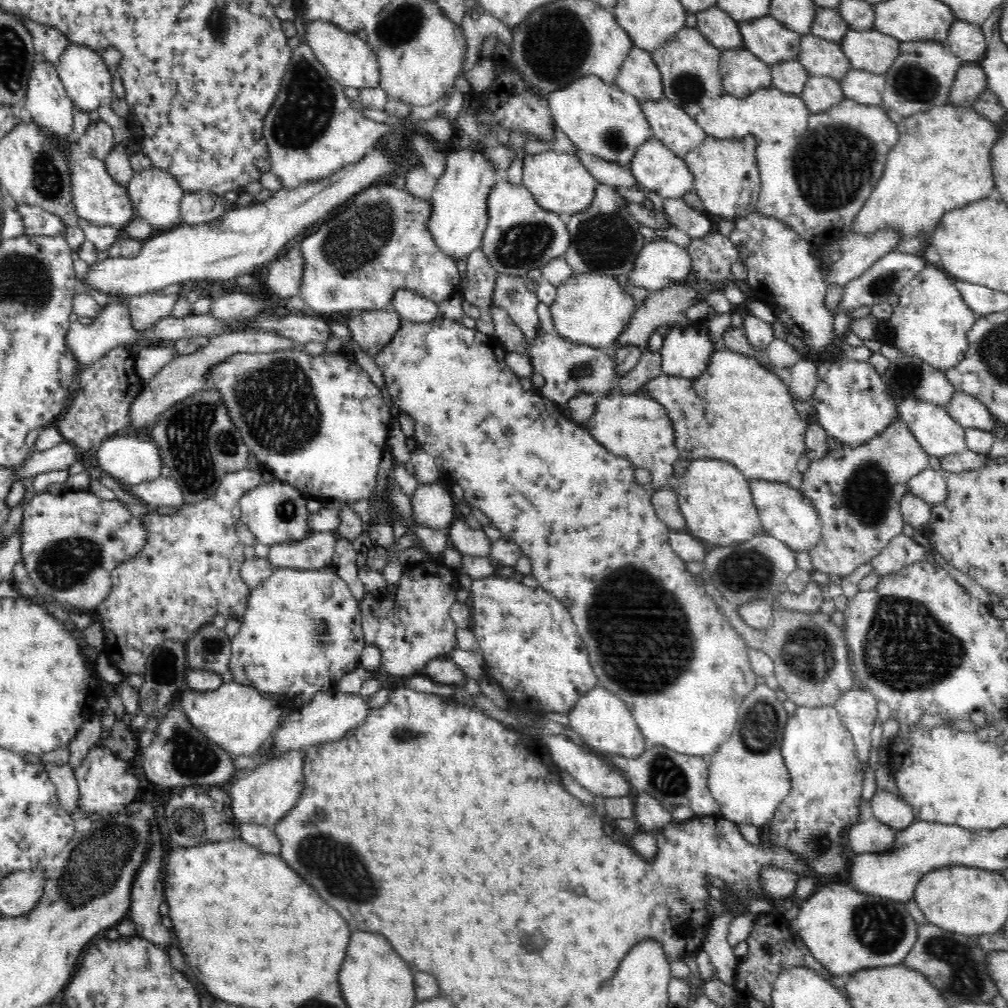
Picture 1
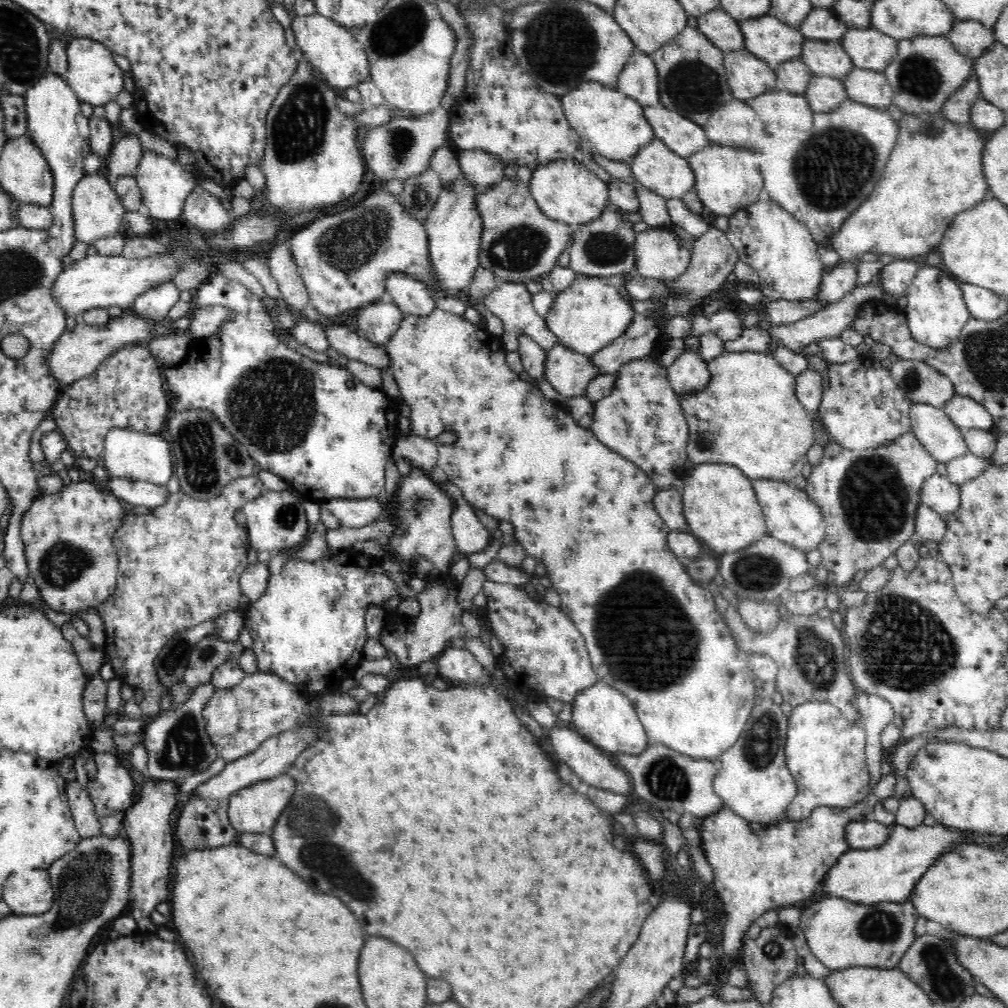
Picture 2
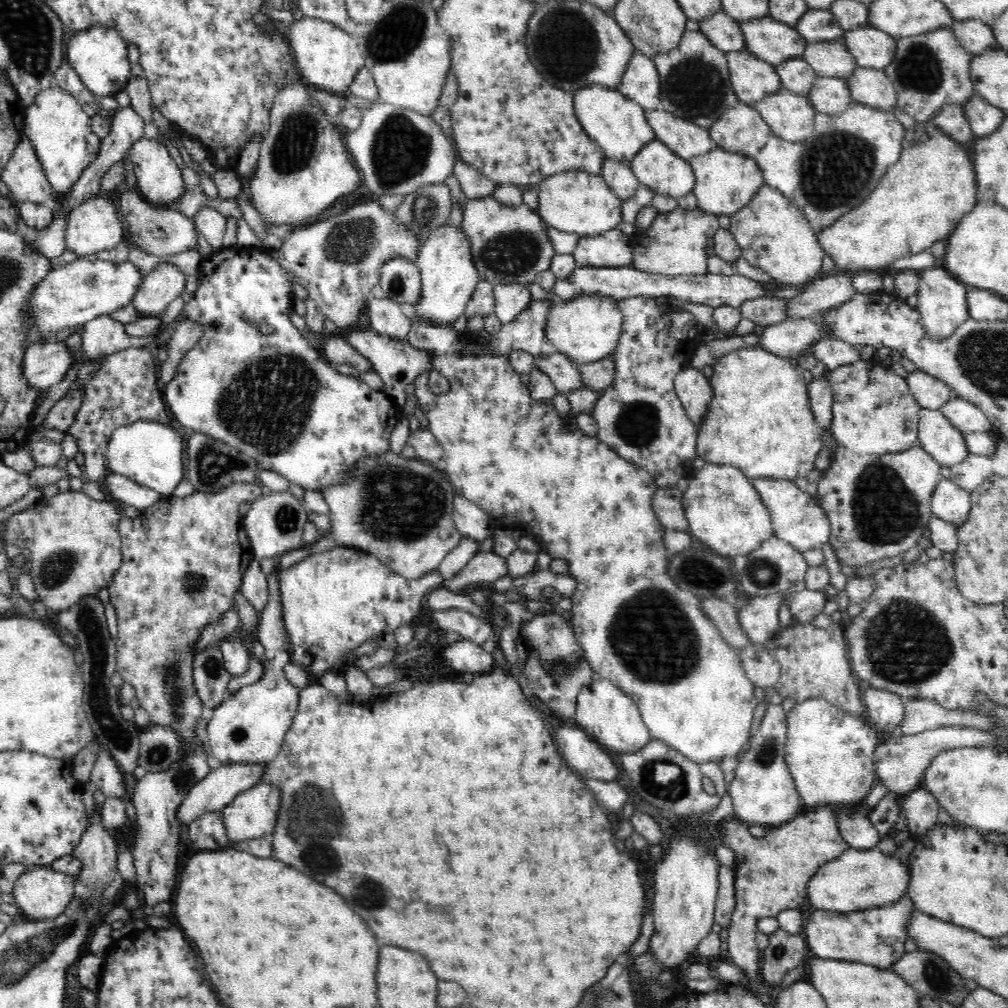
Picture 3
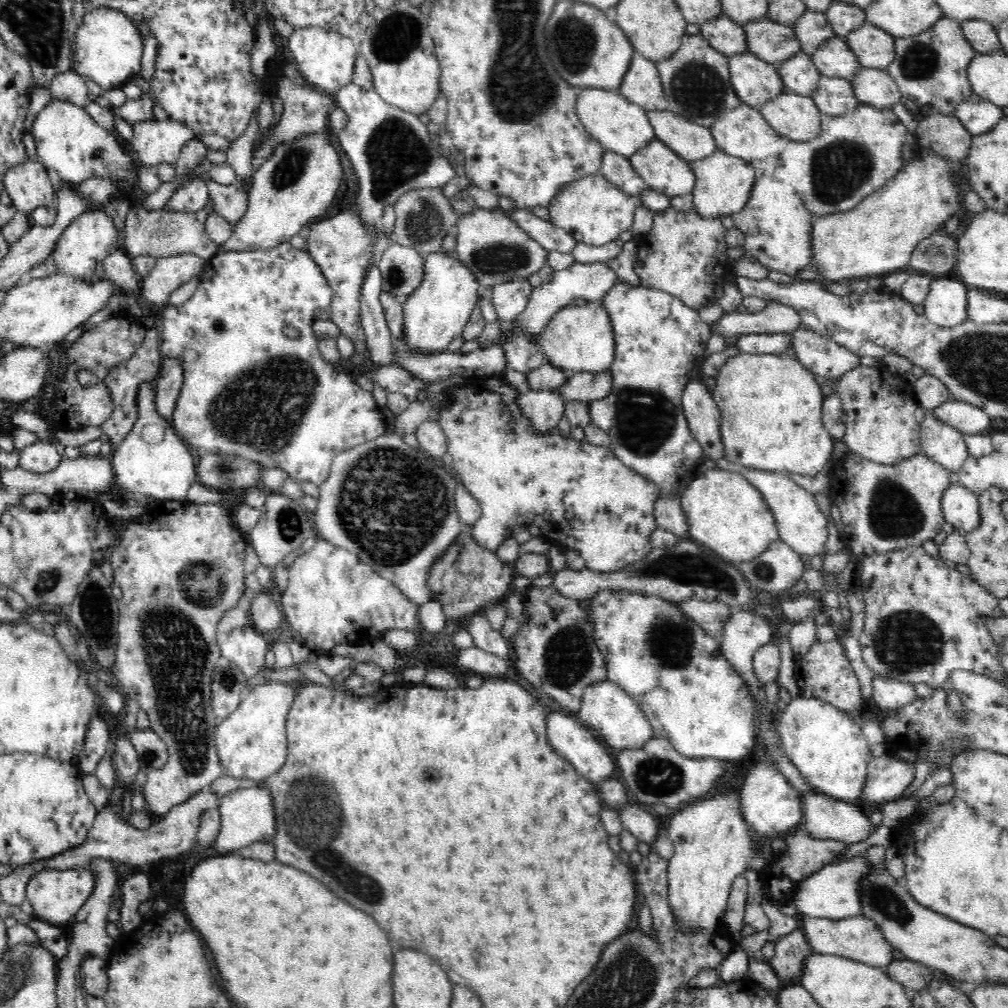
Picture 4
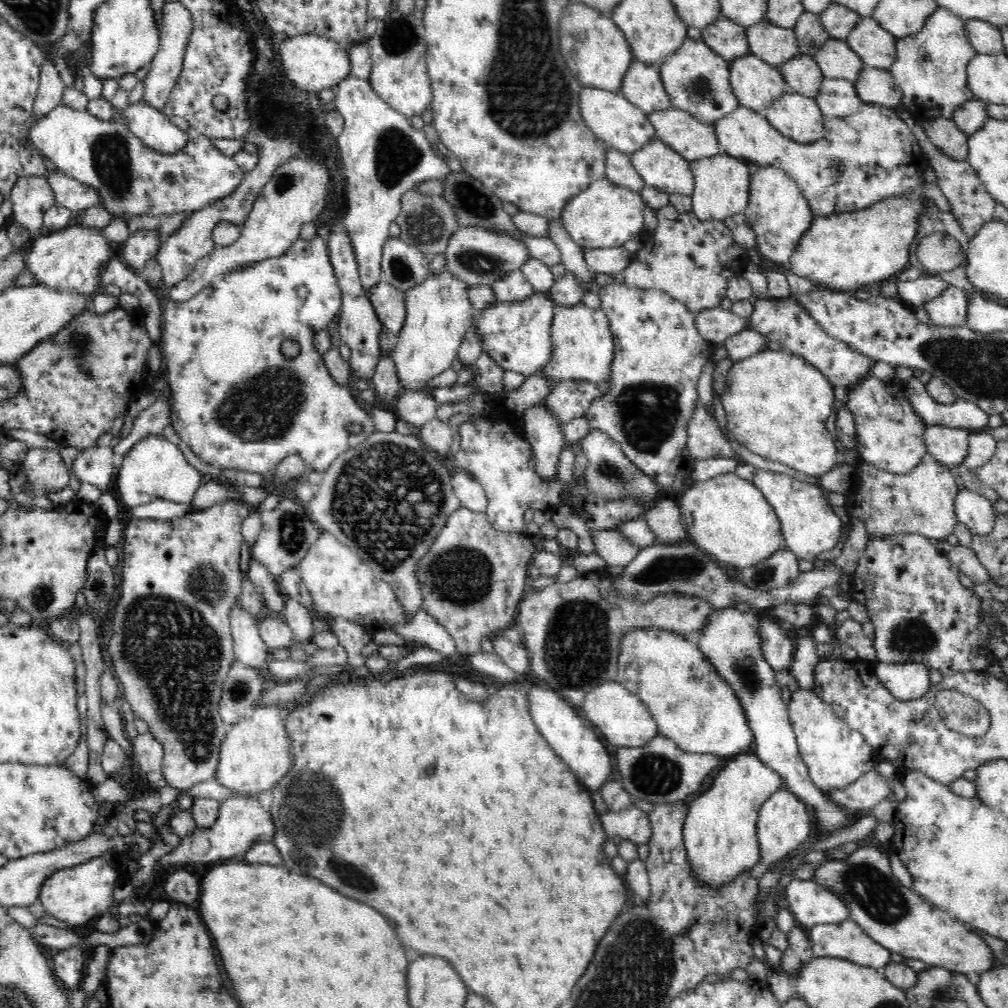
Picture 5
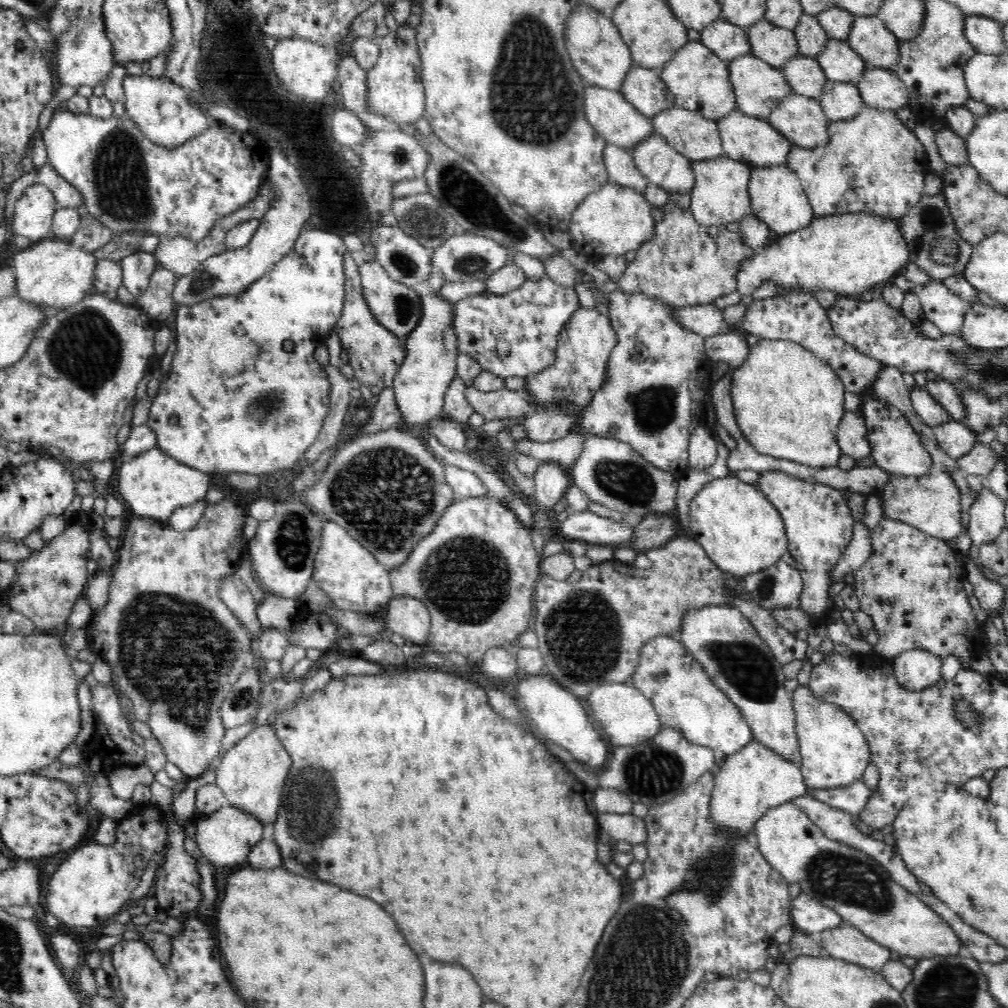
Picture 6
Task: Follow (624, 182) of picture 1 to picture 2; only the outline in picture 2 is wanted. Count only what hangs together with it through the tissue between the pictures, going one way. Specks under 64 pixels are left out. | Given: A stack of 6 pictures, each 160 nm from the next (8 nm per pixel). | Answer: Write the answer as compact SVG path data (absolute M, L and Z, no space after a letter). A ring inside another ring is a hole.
M637 181L632 187L634 187L639 200L637 212L640 213L641 220L652 228L669 228L672 222L665 205L666 199L659 194L654 194L650 189L647 189Z

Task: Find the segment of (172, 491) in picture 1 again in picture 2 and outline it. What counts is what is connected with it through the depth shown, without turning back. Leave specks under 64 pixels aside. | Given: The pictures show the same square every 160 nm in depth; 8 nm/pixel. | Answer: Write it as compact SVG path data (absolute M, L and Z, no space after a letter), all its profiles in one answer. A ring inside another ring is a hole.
M109 477L108 490L120 500L125 500L132 506L146 506L153 509L162 506L169 497L166 485L160 486L144 481Z

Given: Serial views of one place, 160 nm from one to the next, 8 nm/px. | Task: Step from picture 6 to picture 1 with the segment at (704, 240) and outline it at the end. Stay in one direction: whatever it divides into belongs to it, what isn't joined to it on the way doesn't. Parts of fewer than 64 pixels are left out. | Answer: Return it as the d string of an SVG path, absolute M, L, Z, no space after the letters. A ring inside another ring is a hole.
M656 238L645 242L628 277L634 286L658 292L674 281L686 279L690 270L691 257L686 249L666 239Z

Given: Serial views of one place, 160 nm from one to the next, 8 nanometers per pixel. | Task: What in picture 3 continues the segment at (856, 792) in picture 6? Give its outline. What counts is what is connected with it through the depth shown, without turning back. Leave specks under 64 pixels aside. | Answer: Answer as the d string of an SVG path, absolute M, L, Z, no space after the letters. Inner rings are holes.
M943 727L928 730L920 734L903 734L899 738L885 738L878 744L874 752L874 770L877 782L882 783L889 792L896 793L898 797L918 789L919 779L922 778L927 764L931 762L940 752L962 747L992 748L996 743L1006 744L1004 740L998 740L988 732L980 729L966 727Z

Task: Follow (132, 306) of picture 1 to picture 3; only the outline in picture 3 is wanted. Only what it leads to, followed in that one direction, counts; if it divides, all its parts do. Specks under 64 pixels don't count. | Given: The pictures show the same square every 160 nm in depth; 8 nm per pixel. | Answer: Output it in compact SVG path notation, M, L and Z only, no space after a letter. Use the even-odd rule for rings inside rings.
M170 262L145 273L132 304L139 316L162 317L166 308L185 292L187 274Z

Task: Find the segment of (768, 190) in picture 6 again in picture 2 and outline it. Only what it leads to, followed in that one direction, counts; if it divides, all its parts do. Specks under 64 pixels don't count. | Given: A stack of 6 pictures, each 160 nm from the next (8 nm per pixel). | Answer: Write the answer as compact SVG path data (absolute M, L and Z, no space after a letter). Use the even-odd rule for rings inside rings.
M767 197L753 202L744 210L740 209L737 213L729 216L729 227L725 231L730 243L738 253L739 260L750 265L760 277L756 288L765 295L766 301L784 300L807 301L815 300L821 293L821 282L824 276L824 266L818 254L818 243L814 241L810 230L802 224L796 217L786 212L786 209L779 208L778 204L769 200Z

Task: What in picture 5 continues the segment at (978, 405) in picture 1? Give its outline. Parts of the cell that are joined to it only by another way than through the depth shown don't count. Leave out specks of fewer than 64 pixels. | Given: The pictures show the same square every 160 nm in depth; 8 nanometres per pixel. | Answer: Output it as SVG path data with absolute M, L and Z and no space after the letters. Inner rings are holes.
M911 377L904 384L906 398L927 425L933 423L968 429L971 432L988 430L988 413L973 402L956 398L954 402L943 405L930 397L930 394L926 392L926 385L922 384L918 378Z

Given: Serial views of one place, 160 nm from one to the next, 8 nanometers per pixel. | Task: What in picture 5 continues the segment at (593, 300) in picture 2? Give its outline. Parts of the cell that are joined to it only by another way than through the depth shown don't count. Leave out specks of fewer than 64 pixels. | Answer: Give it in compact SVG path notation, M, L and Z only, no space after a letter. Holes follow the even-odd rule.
M582 304L559 306L550 324L550 340L550 362L542 374L552 384L570 380L586 380L598 384L610 379L614 341L608 317L601 309L591 310Z

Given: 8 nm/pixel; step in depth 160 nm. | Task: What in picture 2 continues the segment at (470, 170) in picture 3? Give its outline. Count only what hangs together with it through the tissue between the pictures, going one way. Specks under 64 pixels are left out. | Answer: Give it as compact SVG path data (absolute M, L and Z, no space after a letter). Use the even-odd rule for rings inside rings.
M459 150L458 162L462 176L472 181L478 195L503 179L503 162L485 150Z

